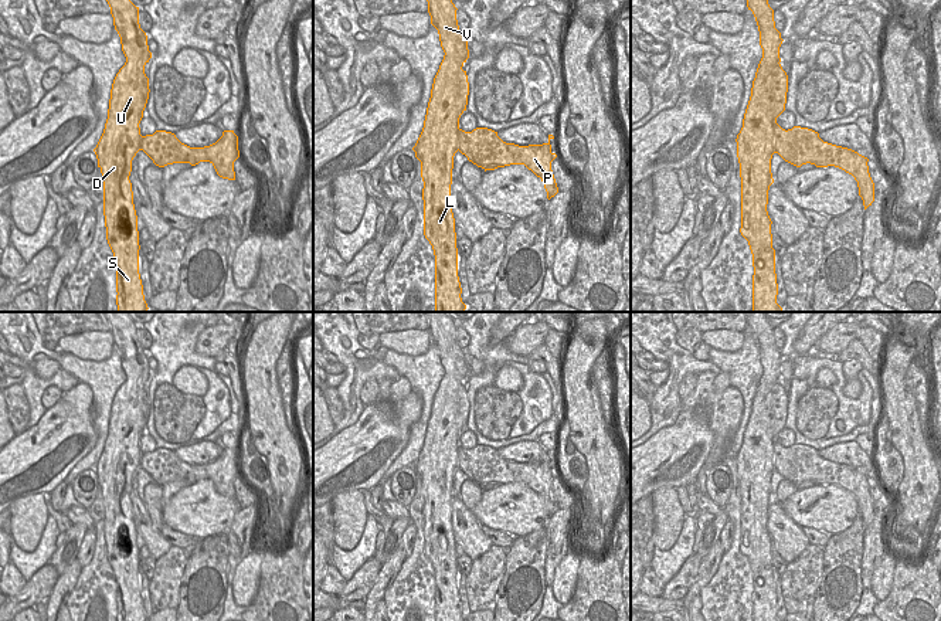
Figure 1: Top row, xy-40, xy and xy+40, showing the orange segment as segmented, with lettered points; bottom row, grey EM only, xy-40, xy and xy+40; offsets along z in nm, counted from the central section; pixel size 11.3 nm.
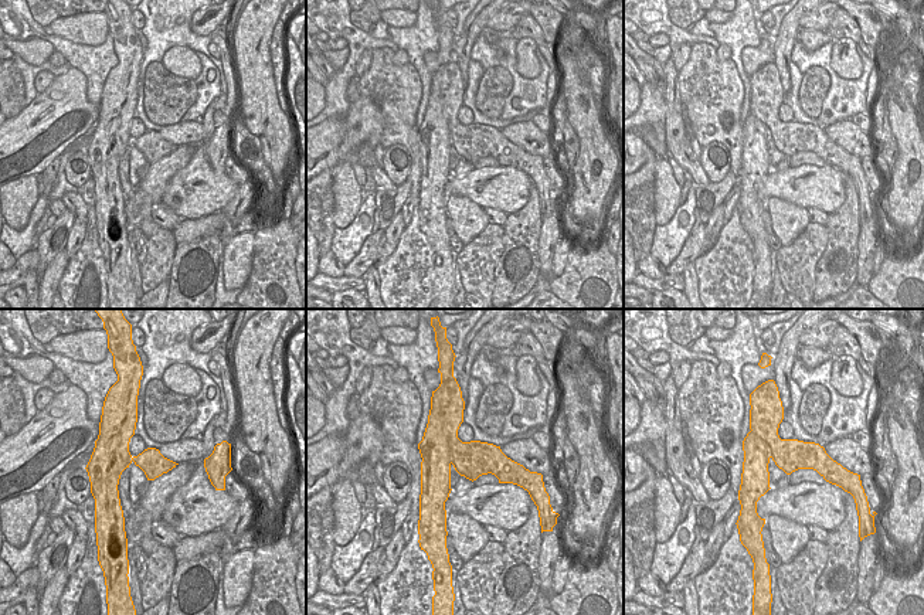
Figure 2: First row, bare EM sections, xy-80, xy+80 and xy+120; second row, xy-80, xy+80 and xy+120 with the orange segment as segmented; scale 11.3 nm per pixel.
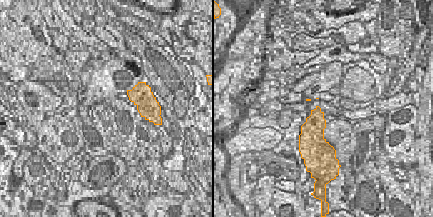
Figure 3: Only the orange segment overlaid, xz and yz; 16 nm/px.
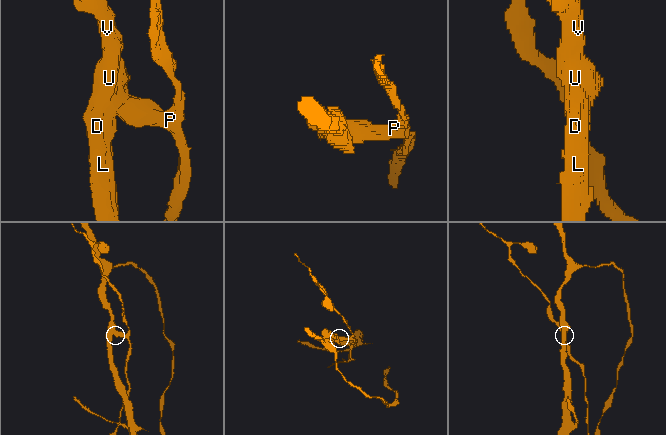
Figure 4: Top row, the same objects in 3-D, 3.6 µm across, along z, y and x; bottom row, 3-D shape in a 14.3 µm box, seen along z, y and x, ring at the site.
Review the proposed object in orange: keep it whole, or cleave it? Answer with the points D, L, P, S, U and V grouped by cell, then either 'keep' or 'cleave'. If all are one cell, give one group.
D L S U V / P | cleave

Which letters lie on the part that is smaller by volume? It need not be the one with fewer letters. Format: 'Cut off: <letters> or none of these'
Cut off: P

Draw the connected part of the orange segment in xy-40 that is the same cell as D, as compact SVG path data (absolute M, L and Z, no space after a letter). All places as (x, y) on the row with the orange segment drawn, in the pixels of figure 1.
M130 0L106 1L126 62L113 79L108 119L94 152L103 181L106 240L116 262L118 312L147 312L139 274L137 216L129 176L132 160L142 150L142 85L152 52L139 24L139 7Z

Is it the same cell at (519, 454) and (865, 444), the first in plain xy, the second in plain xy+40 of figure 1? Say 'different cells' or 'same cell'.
different cells

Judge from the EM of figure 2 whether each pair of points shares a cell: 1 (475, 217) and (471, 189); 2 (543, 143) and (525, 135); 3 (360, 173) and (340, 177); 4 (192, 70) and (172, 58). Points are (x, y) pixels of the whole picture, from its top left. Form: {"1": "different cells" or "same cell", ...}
{"1": "different cells", "2": "same cell", "3": "different cells", "4": "same cell"}

